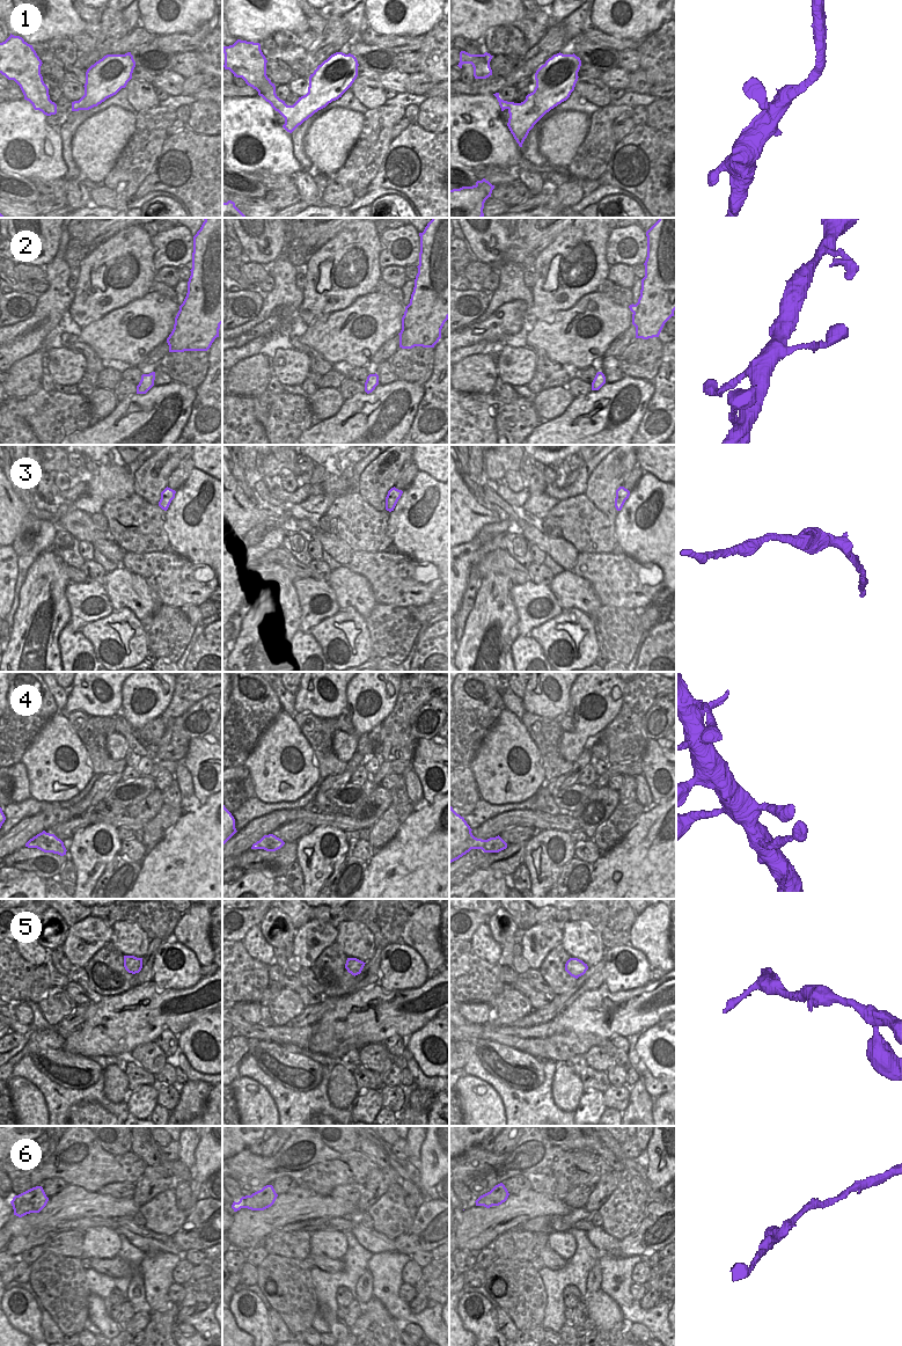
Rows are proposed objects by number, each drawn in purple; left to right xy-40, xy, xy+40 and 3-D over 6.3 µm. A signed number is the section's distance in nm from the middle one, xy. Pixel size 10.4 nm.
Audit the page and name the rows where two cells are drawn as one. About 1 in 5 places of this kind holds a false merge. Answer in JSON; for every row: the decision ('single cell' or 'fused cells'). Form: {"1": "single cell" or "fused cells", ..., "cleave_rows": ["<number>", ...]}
{"1": "single cell", "2": "single cell", "3": "single cell", "4": "single cell", "5": "single cell", "6": "single cell", "cleave_rows": []}

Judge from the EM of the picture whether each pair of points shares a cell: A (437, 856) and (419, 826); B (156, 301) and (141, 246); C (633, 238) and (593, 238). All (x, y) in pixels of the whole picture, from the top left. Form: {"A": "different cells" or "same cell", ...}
{"A": "same cell", "B": "different cells", "C": "different cells"}

